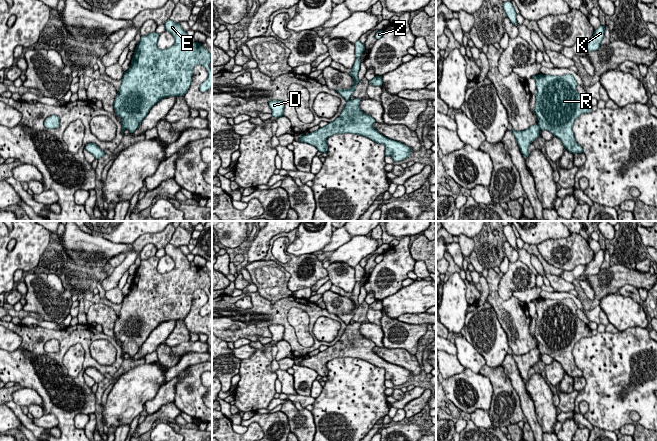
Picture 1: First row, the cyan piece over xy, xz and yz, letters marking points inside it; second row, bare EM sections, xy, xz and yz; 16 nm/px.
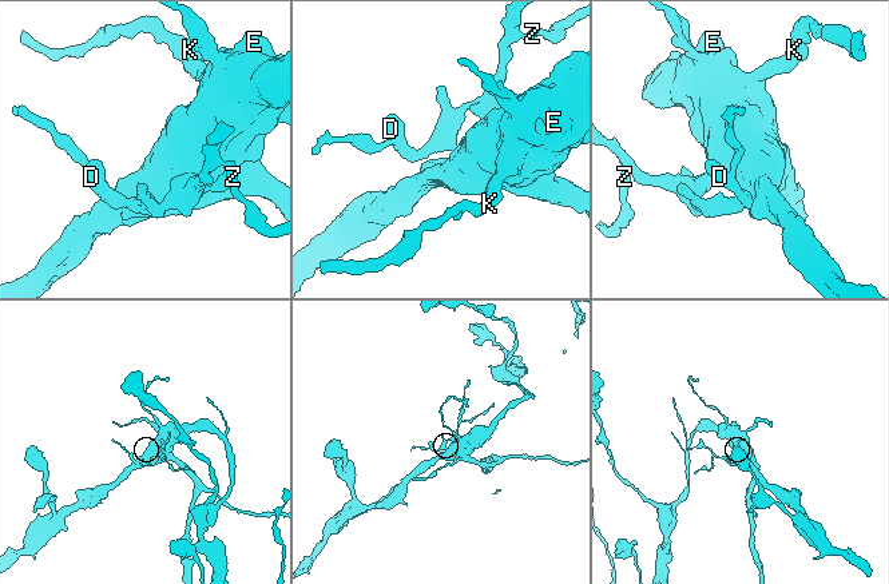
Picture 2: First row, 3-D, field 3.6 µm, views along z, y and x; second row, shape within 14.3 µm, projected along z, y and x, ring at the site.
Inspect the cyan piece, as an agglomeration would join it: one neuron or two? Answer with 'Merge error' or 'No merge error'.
Merge error

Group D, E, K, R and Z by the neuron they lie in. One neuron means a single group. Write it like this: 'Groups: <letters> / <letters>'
Groups: D Z / E K R

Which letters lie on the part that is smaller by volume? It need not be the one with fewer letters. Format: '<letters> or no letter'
D, Z

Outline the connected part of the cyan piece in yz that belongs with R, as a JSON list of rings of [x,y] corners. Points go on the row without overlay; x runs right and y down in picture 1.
[[[571,298],[534,299],[536,326],[534,337],[540,354],[547,354],[559,362],[570,377],[582,377],[572,354],[574,345],[582,337],[592,336],[591,329],[576,314],[577,305]]]

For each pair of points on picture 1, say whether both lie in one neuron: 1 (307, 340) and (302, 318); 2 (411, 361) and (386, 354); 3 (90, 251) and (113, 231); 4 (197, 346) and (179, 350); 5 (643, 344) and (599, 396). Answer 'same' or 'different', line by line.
1: same
2: same
3: different
4: same
5: same

